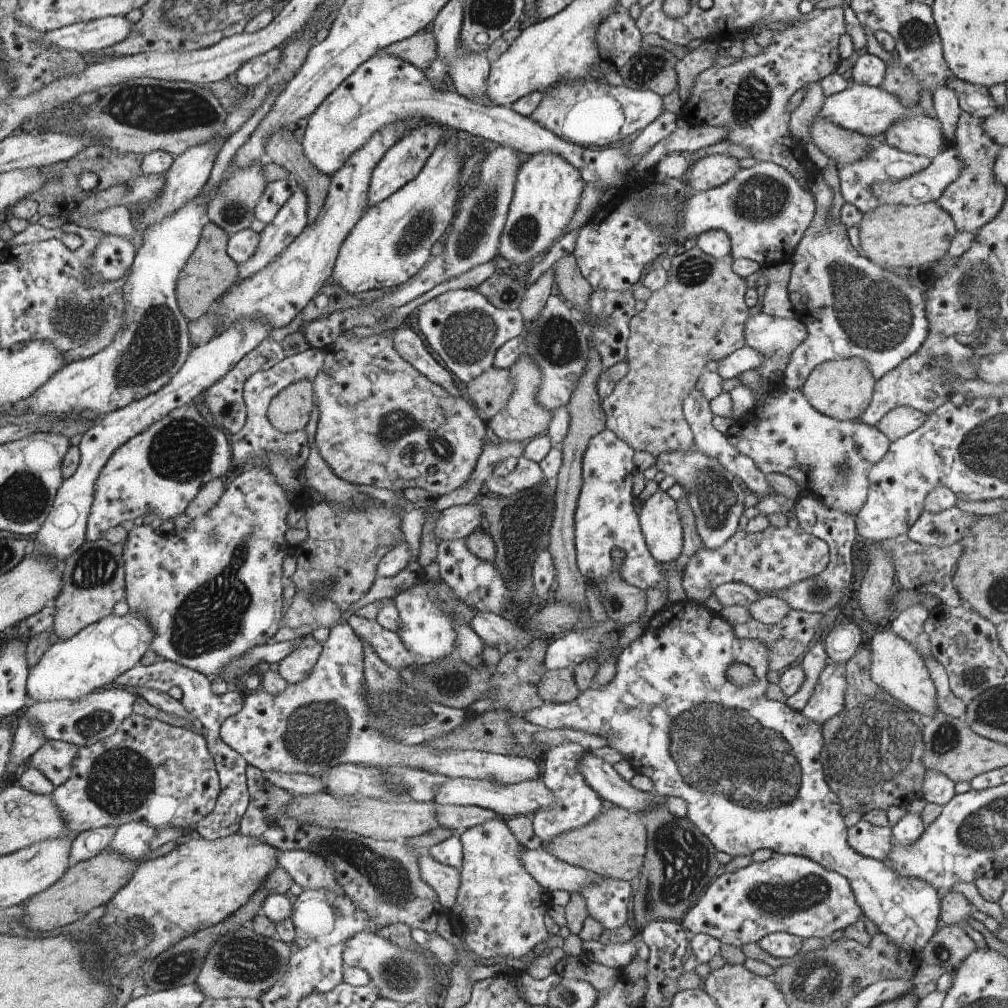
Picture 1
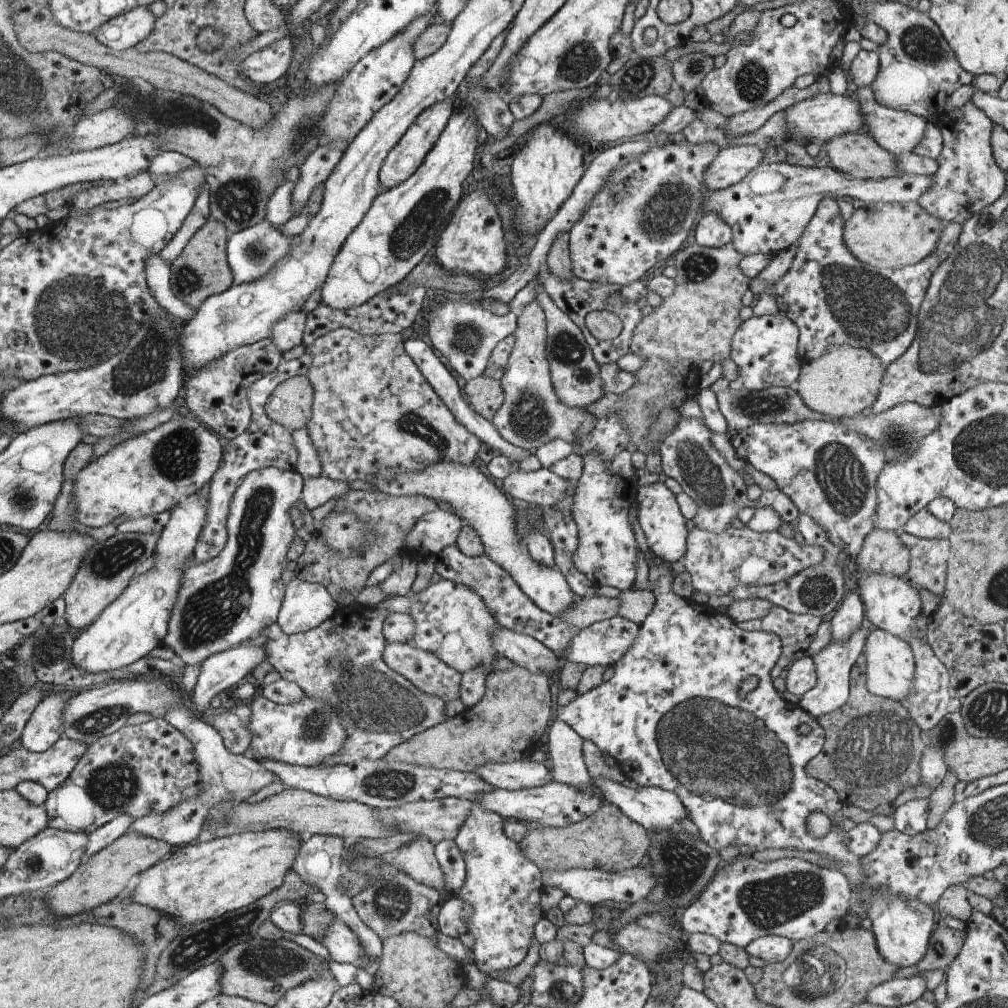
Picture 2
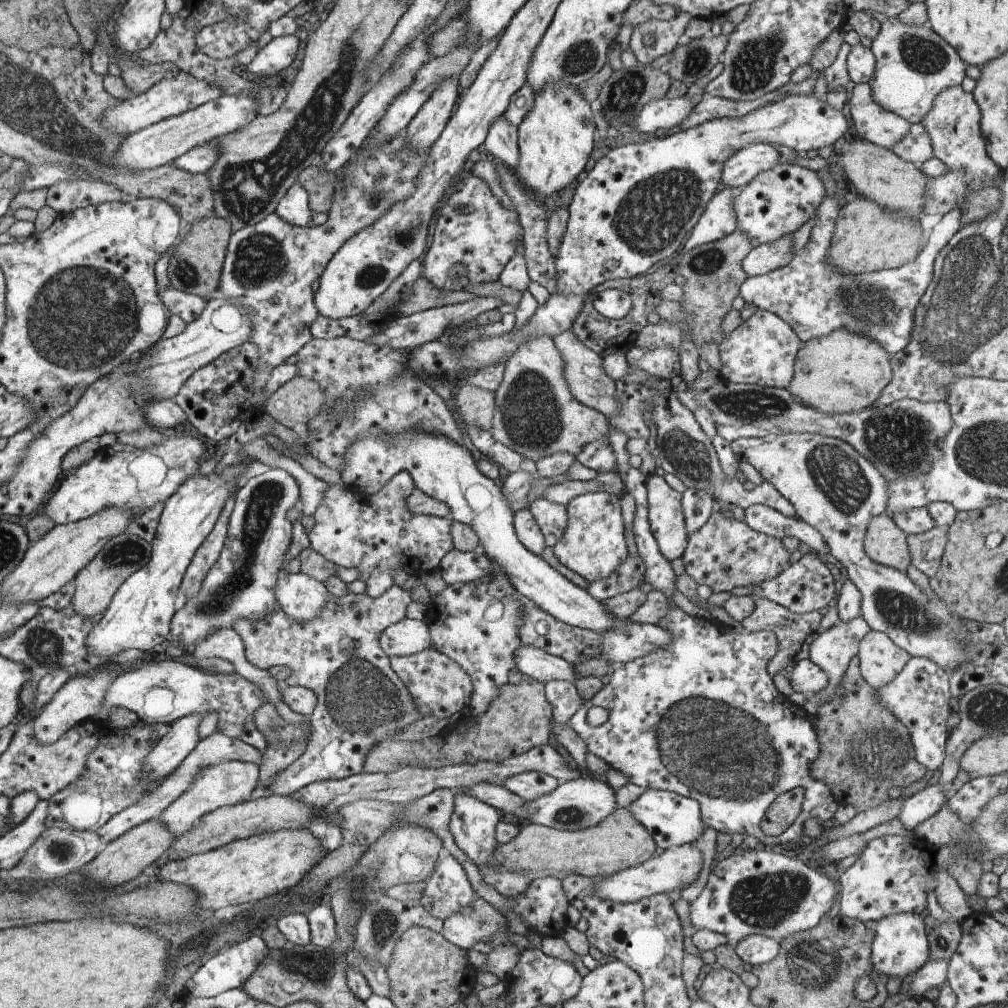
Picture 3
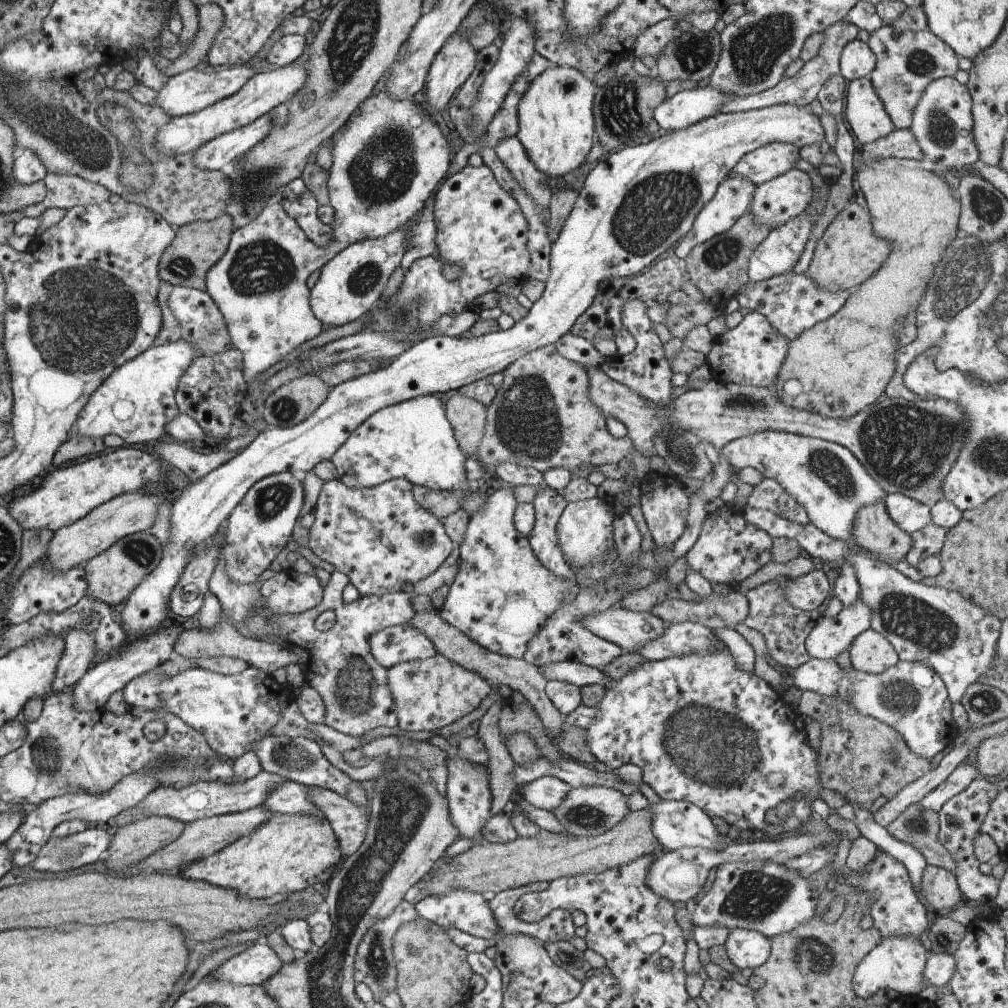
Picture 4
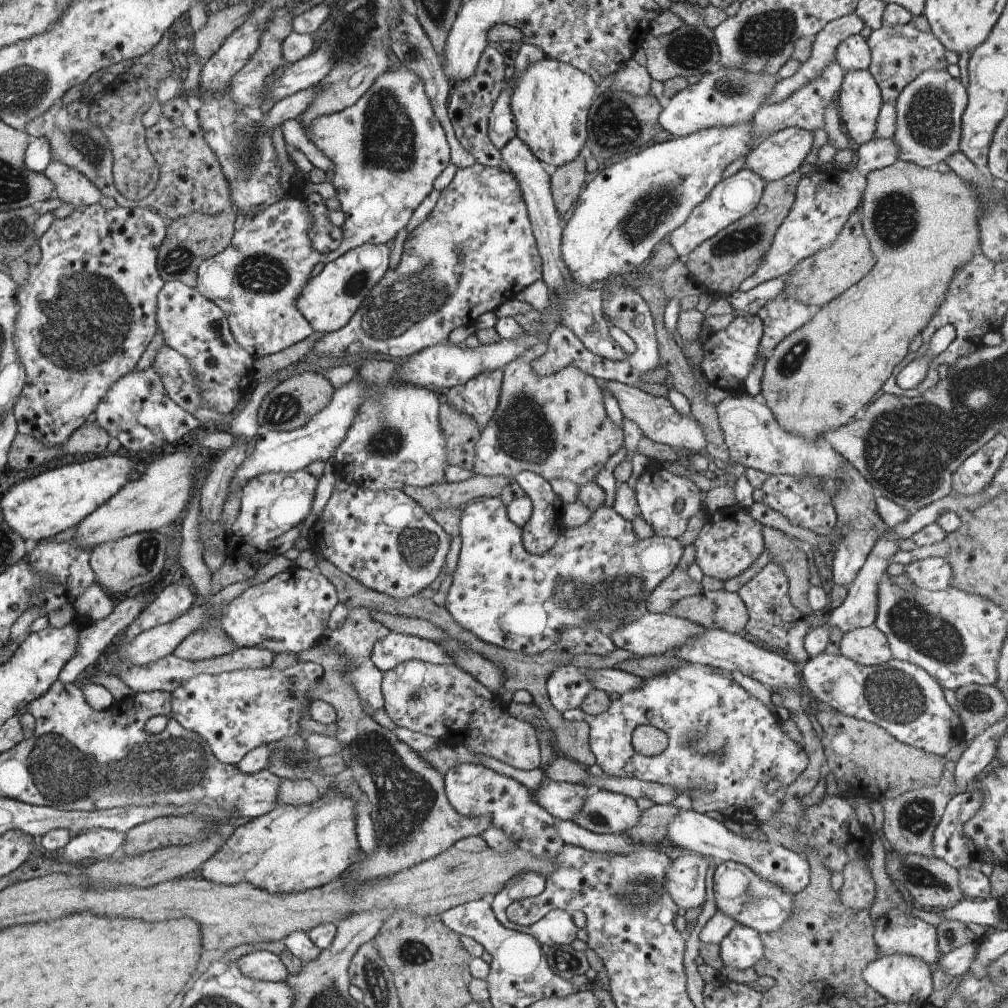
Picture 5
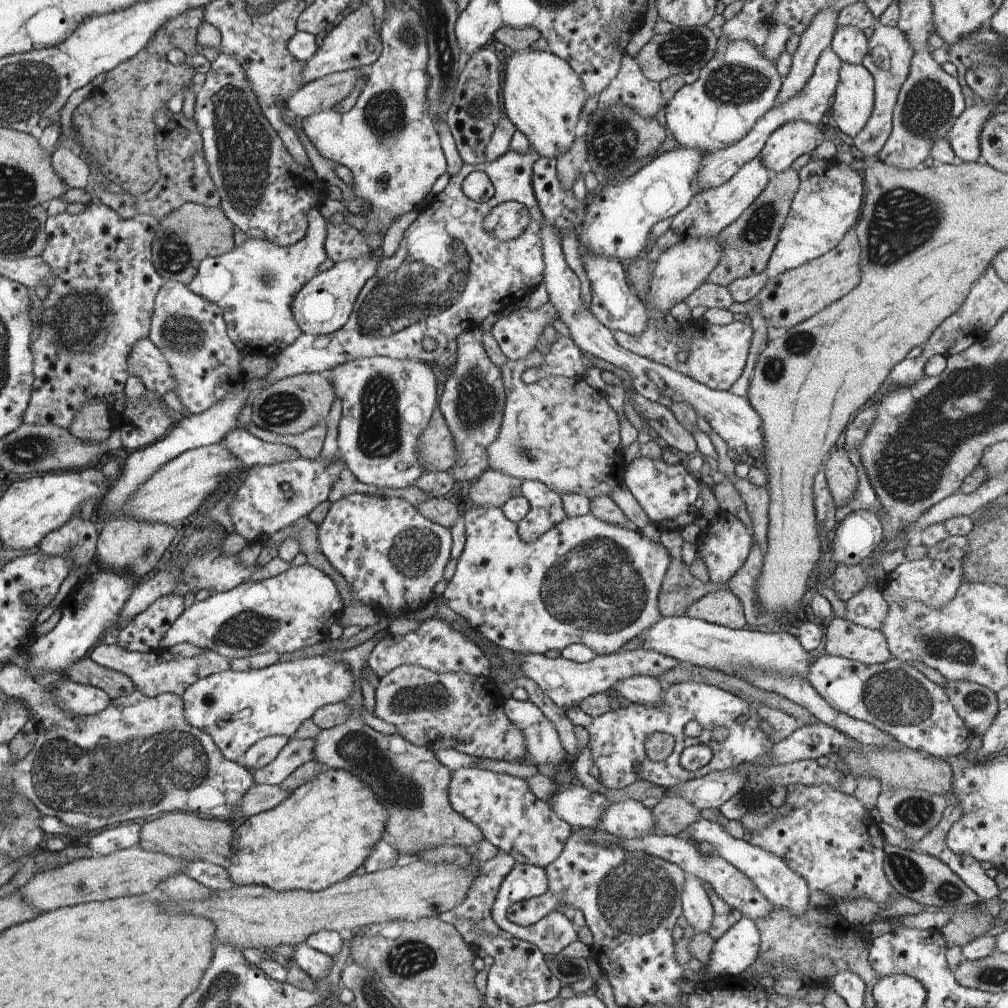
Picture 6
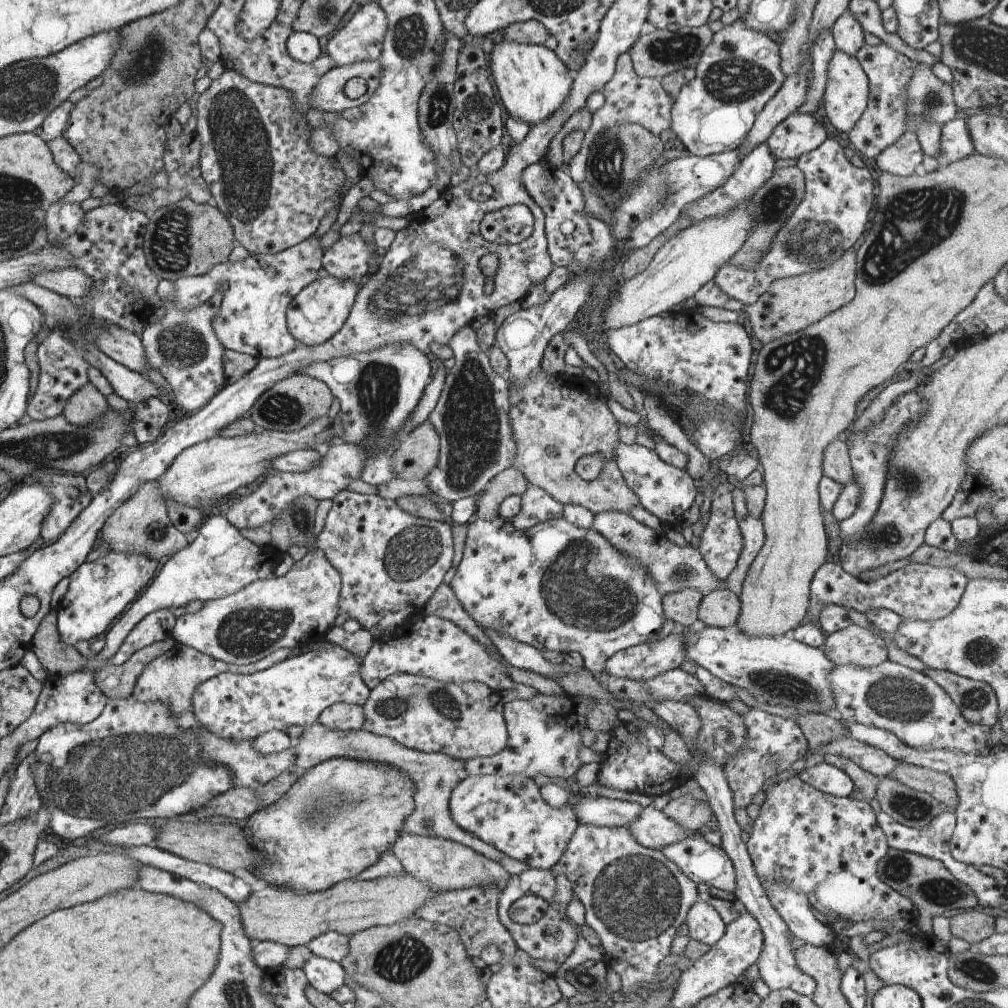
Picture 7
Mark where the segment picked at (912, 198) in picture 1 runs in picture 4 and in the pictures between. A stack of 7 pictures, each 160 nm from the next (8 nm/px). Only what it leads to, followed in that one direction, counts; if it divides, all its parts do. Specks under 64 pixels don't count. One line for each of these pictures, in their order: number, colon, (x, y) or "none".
2: (768, 210)
3: (779, 201)
4: (775, 202)

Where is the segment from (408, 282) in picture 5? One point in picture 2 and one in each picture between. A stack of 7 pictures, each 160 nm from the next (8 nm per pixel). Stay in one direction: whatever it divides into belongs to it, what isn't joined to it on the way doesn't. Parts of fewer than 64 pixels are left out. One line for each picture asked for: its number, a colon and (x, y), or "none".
2: (473, 241)
3: (474, 228)
4: (481, 227)

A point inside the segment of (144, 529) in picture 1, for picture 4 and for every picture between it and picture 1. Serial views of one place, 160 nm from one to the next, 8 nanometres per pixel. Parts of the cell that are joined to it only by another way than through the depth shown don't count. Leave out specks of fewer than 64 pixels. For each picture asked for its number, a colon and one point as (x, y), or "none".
2: (223, 602)
3: (258, 532)
4: (259, 527)

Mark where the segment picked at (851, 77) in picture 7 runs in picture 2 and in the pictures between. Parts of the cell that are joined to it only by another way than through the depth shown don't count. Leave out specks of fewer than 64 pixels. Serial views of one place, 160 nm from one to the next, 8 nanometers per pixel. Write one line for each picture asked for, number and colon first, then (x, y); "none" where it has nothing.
2: (898, 132)
3: (883, 128)
4: (865, 112)
5: (859, 101)
6: (853, 101)

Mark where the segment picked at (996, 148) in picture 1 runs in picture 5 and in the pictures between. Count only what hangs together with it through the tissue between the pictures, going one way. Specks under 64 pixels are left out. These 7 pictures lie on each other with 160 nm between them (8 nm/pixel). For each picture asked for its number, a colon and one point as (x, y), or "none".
2: (968, 178)
3: (953, 123)
4: (941, 122)
5: (929, 109)

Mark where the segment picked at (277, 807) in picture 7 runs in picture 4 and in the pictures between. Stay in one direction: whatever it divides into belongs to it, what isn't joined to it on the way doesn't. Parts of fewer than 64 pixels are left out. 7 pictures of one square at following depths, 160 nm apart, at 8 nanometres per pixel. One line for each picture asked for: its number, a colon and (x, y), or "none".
4: (288, 853)
5: (292, 848)
6: (321, 832)

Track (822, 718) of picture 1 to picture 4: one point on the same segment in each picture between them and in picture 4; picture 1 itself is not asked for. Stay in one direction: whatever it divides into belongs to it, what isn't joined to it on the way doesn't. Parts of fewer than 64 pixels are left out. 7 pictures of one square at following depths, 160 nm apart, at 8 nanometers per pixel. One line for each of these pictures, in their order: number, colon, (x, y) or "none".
2: (833, 663)
3: (832, 649)
4: (830, 636)

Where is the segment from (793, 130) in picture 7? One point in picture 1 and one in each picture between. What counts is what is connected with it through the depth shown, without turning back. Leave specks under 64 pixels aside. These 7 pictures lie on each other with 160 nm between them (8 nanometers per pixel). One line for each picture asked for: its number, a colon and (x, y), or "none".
1: (712, 171)
2: (732, 164)
3: (742, 167)
4: (767, 162)
5: (780, 154)
6: (787, 142)

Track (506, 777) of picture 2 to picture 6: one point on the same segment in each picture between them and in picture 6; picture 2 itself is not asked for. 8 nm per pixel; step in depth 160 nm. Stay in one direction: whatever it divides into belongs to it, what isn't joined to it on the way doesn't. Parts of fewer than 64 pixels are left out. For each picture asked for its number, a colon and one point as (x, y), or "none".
3: (530, 786)
4: (547, 792)
5: (563, 801)
6: (581, 808)

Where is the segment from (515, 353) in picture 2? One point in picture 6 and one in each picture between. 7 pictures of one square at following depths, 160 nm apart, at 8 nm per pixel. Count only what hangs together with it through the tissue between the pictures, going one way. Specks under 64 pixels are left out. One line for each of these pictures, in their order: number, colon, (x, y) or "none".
3: (535, 415)
4: (542, 416)
5: (556, 426)
6: (560, 431)

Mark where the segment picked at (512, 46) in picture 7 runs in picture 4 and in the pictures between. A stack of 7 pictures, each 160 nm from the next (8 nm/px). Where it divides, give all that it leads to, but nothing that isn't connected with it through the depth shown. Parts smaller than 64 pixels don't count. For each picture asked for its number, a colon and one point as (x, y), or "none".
4: (556, 123)
5: (550, 100)
6: (543, 96)

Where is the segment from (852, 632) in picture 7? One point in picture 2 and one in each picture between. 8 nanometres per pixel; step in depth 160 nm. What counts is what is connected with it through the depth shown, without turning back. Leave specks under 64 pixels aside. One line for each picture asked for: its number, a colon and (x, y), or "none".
2: (890, 667)
3: (880, 660)
4: (870, 652)
5: (867, 646)
6: (845, 639)

